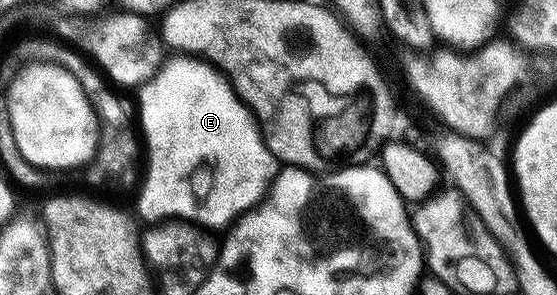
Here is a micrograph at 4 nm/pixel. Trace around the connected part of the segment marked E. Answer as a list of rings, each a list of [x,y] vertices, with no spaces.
[[[195,55],[172,57],[175,57],[172,61],[164,60],[154,75],[137,89],[137,121],[145,138],[145,161],[147,157],[147,178],[139,193],[138,216],[143,216],[147,223],[178,219],[211,231],[222,230],[266,197],[281,165],[263,141],[259,123],[251,110],[240,101],[230,81],[214,65]]]

